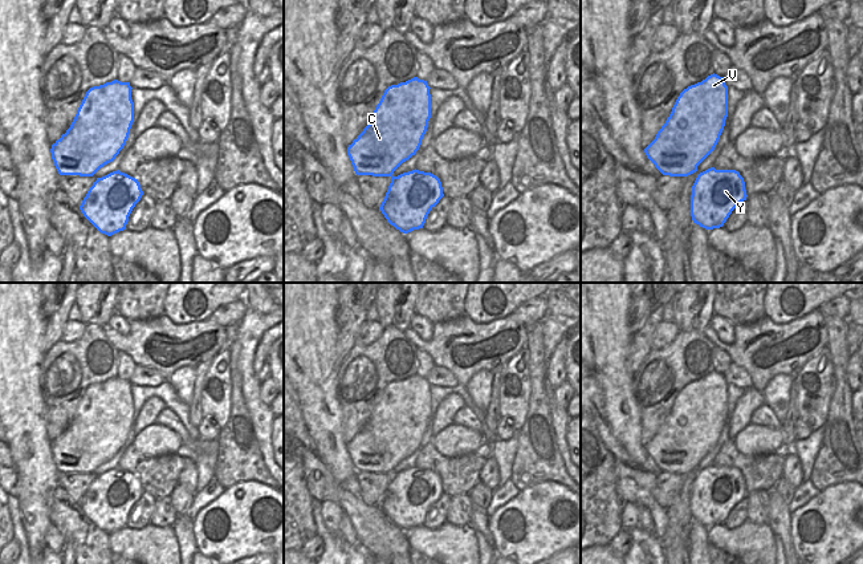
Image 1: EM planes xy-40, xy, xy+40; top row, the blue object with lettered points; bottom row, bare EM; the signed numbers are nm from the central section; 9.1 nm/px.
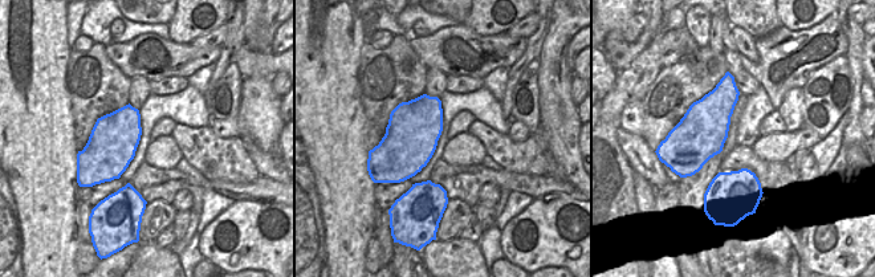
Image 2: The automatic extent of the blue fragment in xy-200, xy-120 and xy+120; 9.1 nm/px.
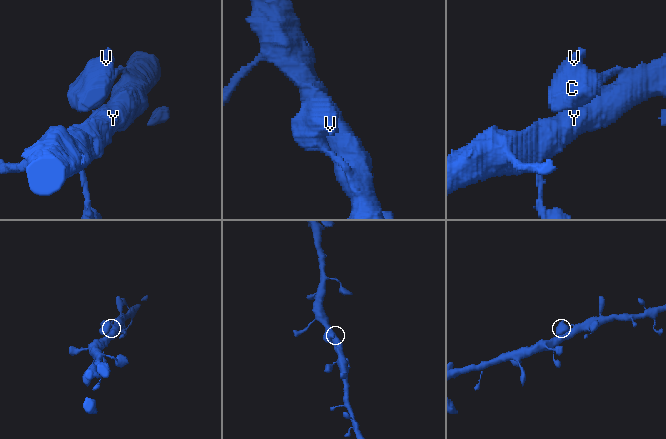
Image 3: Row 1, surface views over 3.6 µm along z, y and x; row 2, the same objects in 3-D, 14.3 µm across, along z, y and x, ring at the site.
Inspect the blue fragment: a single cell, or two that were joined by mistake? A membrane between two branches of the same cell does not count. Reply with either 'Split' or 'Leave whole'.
Leave whole

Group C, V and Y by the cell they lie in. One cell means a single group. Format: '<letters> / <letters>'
C V Y

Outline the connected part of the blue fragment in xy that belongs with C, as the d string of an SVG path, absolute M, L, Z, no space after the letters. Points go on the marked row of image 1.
M414 77L388 86L369 125L347 147L357 175L390 176L391 183L379 207L387 222L403 234L423 228L430 211L444 196L440 179L419 170L394 176L394 171L416 154L431 118L431 94L427 81Z

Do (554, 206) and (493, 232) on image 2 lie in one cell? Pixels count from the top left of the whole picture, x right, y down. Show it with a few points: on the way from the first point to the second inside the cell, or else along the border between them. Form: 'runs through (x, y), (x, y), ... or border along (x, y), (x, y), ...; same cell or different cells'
border along (500, 231), (500, 251), (504, 256); different cells

